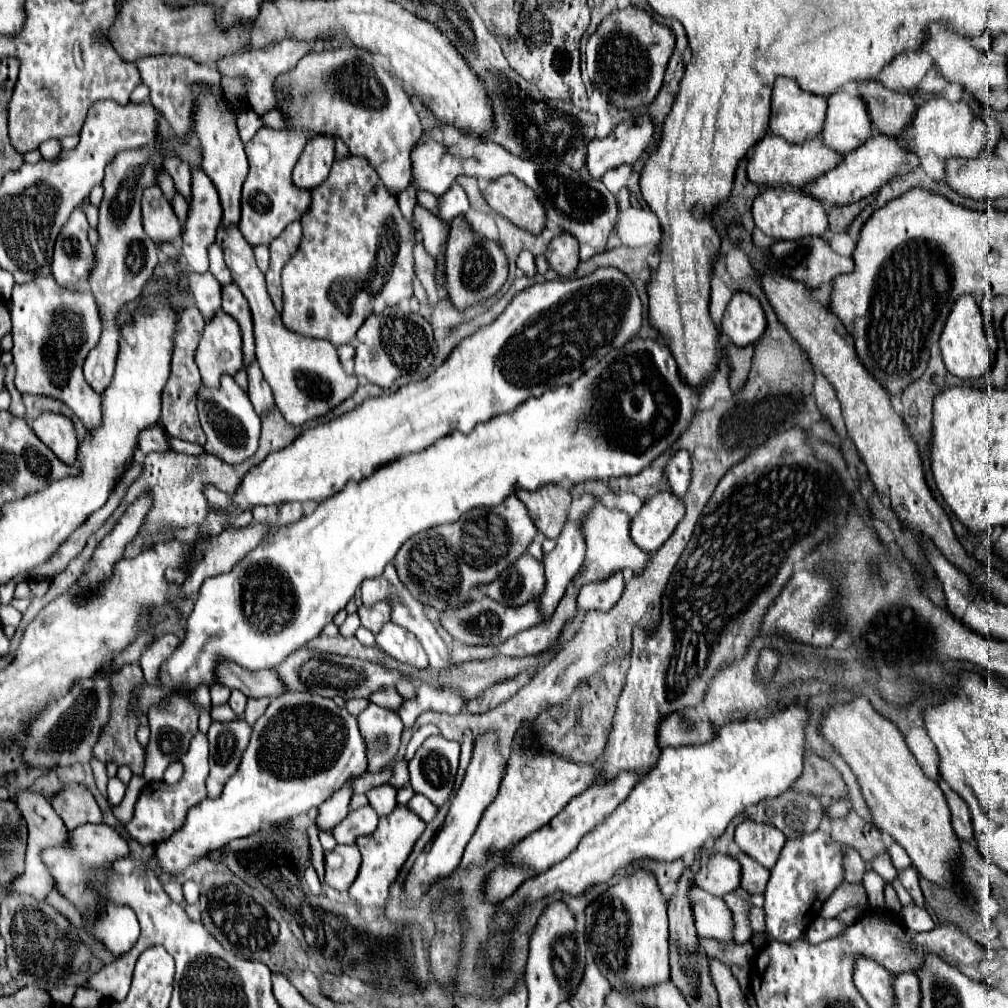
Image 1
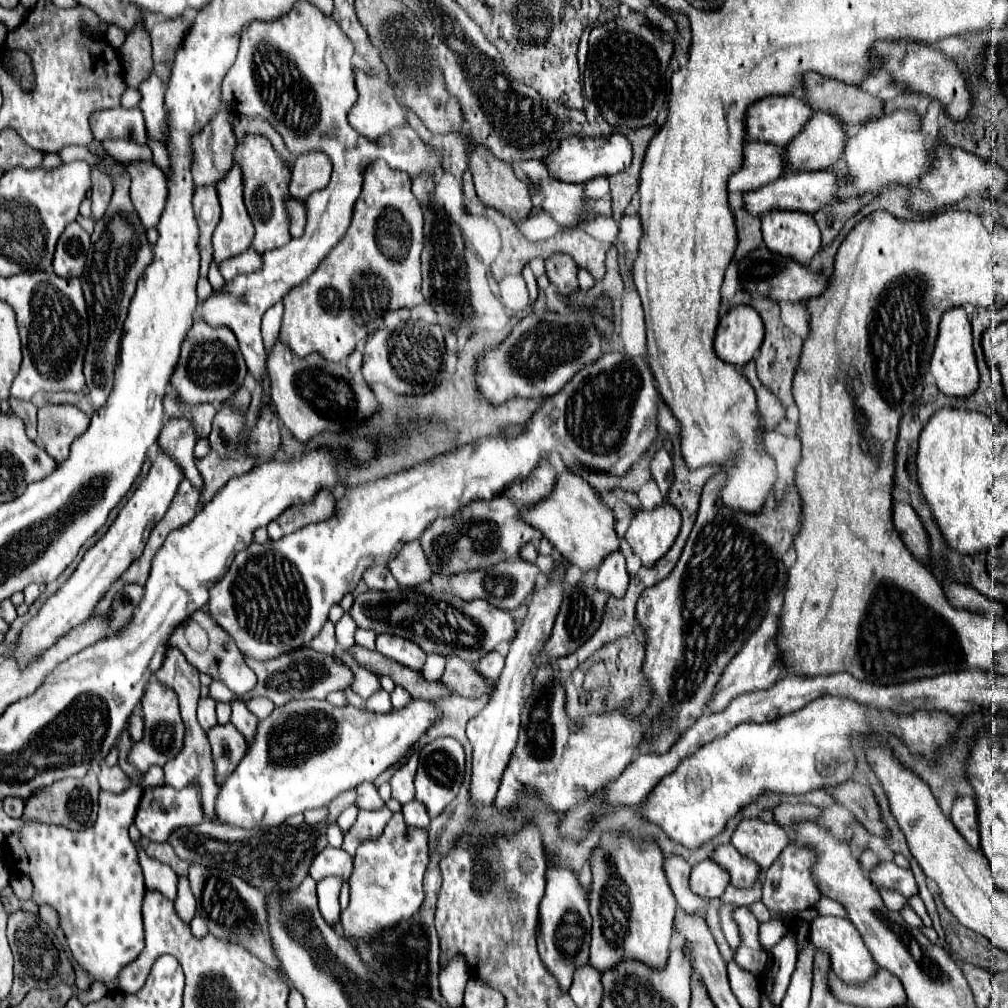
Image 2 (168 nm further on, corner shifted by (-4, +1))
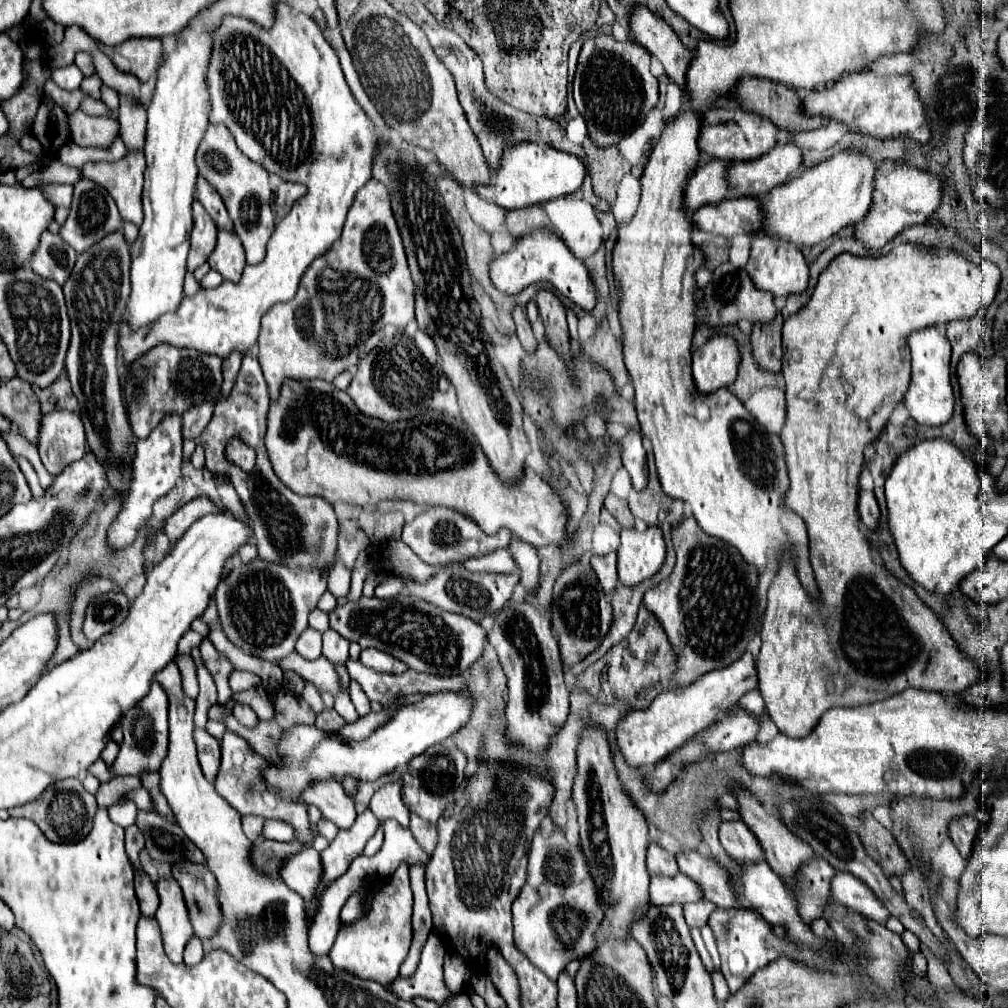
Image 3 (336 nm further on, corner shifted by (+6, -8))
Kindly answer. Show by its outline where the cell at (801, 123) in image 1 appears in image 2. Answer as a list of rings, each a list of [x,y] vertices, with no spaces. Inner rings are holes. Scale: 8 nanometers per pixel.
[[[794,95],[764,97],[746,109],[746,139],[786,147],[802,131],[810,115],[810,109]]]

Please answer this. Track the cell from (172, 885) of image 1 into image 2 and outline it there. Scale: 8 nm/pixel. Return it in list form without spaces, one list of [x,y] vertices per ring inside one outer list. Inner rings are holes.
[[[132,825],[130,827],[130,839],[134,841],[134,847],[138,851],[138,857],[140,857],[140,865],[144,869],[144,879],[146,879],[146,887],[152,889],[152,891],[158,891],[162,893],[164,897],[168,897],[170,901],[174,901],[176,897],[176,883],[178,883],[178,875],[164,863],[148,857],[144,853],[144,849],[140,847],[140,833],[138,829]]]

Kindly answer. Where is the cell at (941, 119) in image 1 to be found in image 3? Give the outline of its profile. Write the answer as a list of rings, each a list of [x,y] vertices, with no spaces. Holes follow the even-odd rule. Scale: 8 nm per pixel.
[[[840,150],[832,158],[802,170],[790,182],[772,188],[764,198],[764,232],[788,240],[798,248],[814,246],[848,224],[856,224],[872,204],[872,178],[876,162],[862,150]]]

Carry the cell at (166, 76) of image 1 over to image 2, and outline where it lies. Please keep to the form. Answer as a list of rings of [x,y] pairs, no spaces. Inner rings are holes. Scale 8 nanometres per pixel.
[[[220,107],[212,125],[206,125],[198,137],[194,137],[194,183],[216,185],[232,167],[232,151],[236,137],[228,123],[232,117],[230,107]]]

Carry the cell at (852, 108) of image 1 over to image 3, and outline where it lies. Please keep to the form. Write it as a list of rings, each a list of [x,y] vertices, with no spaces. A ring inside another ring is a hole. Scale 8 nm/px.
[[[784,142],[756,160],[734,162],[728,178],[732,188],[742,196],[764,196],[768,190],[772,190],[772,186],[788,182],[802,168],[802,148],[794,142]]]

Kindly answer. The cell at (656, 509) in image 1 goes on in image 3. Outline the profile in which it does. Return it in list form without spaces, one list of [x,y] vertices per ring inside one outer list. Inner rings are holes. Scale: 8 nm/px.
[[[648,526],[644,532],[626,528],[620,538],[618,580],[626,586],[636,586],[646,578],[652,578],[666,560],[666,544],[660,528]]]

